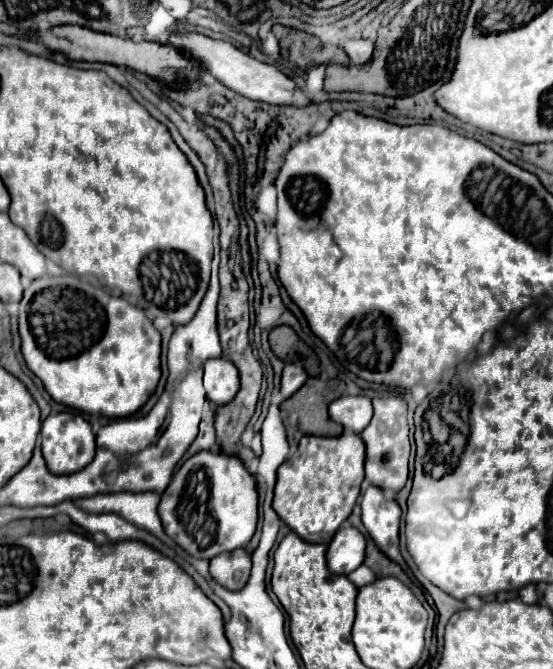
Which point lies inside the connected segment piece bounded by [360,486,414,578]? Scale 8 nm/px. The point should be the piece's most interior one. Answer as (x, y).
(381, 516)

